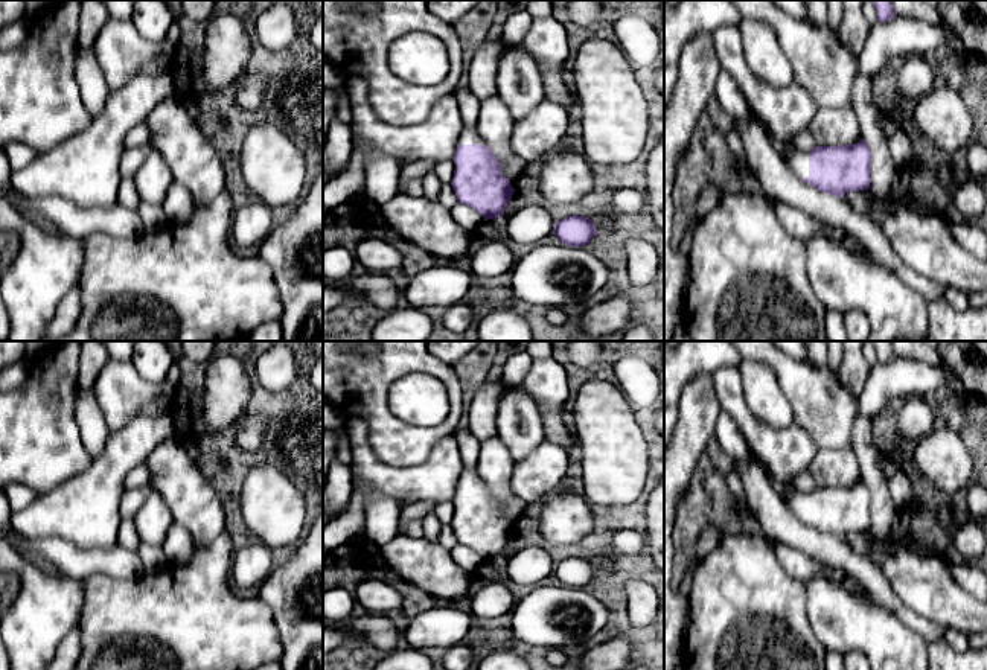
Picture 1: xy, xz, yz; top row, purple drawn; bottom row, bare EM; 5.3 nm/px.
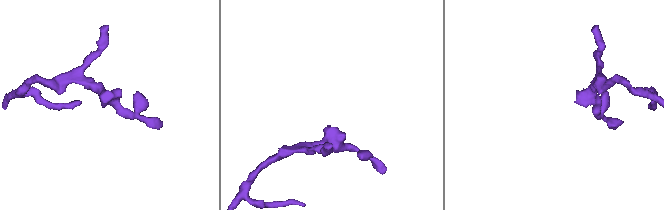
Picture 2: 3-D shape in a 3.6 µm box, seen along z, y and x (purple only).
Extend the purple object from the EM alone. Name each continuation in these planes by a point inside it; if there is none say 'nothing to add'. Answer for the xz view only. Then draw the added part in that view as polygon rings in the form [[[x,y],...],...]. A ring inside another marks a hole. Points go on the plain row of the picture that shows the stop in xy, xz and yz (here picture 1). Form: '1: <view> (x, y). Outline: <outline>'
1: xz (469, 477). Outline: [[[477,467],[463,469],[458,478],[457,486],[486,486],[483,478],[480,477]]]

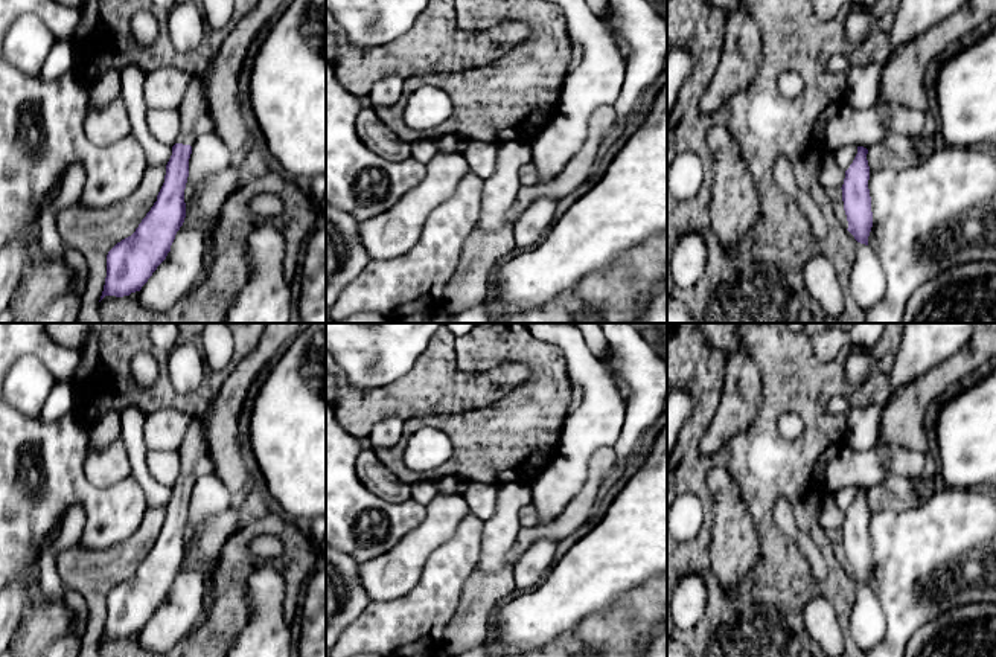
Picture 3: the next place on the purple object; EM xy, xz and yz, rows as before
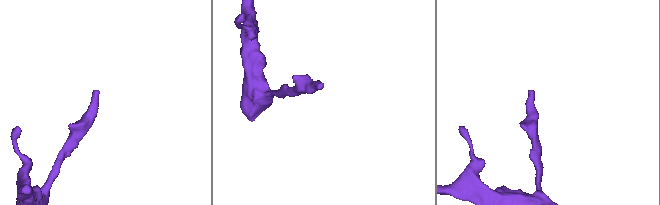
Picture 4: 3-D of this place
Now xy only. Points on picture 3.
1: xy (195, 461). Outline: [[[206,413],[193,416],[186,431],[184,441],[178,448],[180,476],[177,485],[190,486],[203,474],[213,473],[213,462],[204,434]]]

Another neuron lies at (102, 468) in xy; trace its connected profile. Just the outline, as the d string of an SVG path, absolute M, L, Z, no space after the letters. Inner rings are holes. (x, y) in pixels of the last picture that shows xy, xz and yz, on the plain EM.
M122 437L104 450L96 450L88 444L84 459L84 474L87 482L97 488L114 486L128 477L131 465Z

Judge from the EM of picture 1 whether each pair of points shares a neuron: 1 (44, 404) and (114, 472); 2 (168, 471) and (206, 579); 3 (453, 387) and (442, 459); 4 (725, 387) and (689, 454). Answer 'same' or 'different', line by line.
1: different
2: different
3: different
4: different

